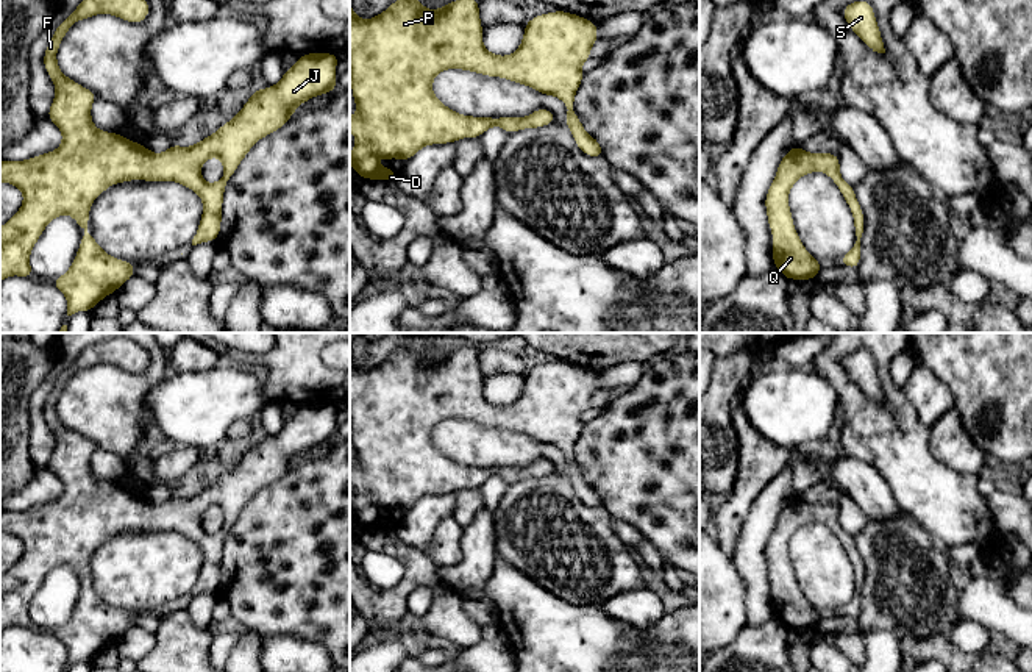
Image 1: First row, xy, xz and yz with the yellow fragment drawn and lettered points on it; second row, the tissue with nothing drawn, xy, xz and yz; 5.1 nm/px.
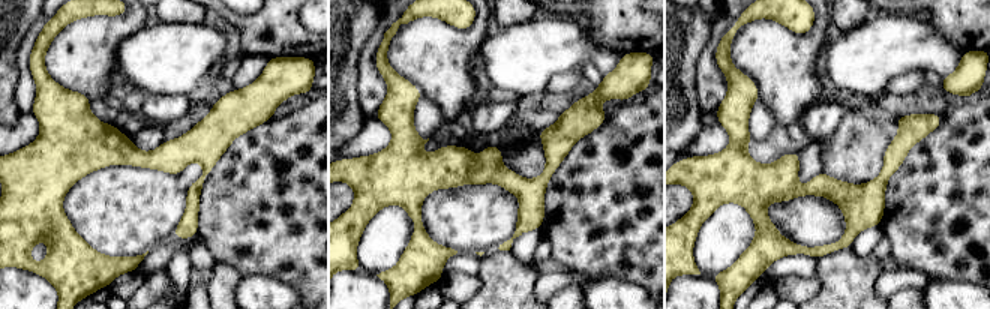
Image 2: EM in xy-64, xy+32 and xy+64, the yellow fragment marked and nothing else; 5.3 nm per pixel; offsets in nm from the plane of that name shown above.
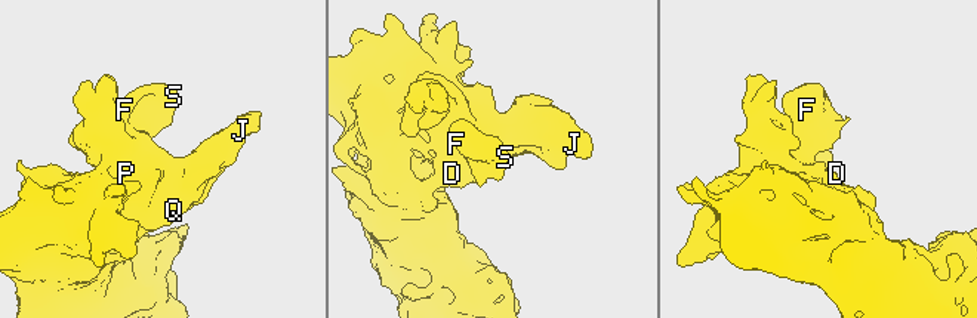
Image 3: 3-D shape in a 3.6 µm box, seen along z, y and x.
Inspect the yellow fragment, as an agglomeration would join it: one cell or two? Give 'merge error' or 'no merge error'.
no merge error

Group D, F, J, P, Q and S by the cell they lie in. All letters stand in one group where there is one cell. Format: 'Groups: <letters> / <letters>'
Groups: D F J P Q S

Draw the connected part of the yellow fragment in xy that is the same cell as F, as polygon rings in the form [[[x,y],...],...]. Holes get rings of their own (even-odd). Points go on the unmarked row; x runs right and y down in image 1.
[[[128,338],[97,342],[80,352],[53,381],[42,409],[56,438],[47,469],[61,480],[62,494],[39,506],[0,513],[0,533],[11,533],[23,544],[20,559],[0,578],[0,633],[11,625],[34,627],[30,603],[55,567],[69,564],[84,581],[70,619],[52,630],[67,649],[67,666],[92,661],[134,627],[136,613],[109,606],[87,581],[89,559],[101,542],[131,530],[184,534],[203,550],[192,595],[217,591],[223,542],[240,511],[259,489],[284,477],[301,453],[336,441],[340,406],[298,406],[278,434],[264,441],[256,438],[242,459],[214,484],[190,497],[172,494],[158,505],[117,481],[97,480],[91,467],[97,444],[66,427],[58,416],[58,399],[72,375],[100,363],[141,374],[150,353]],[[214,506],[223,513],[223,527],[209,534],[200,517]]]

